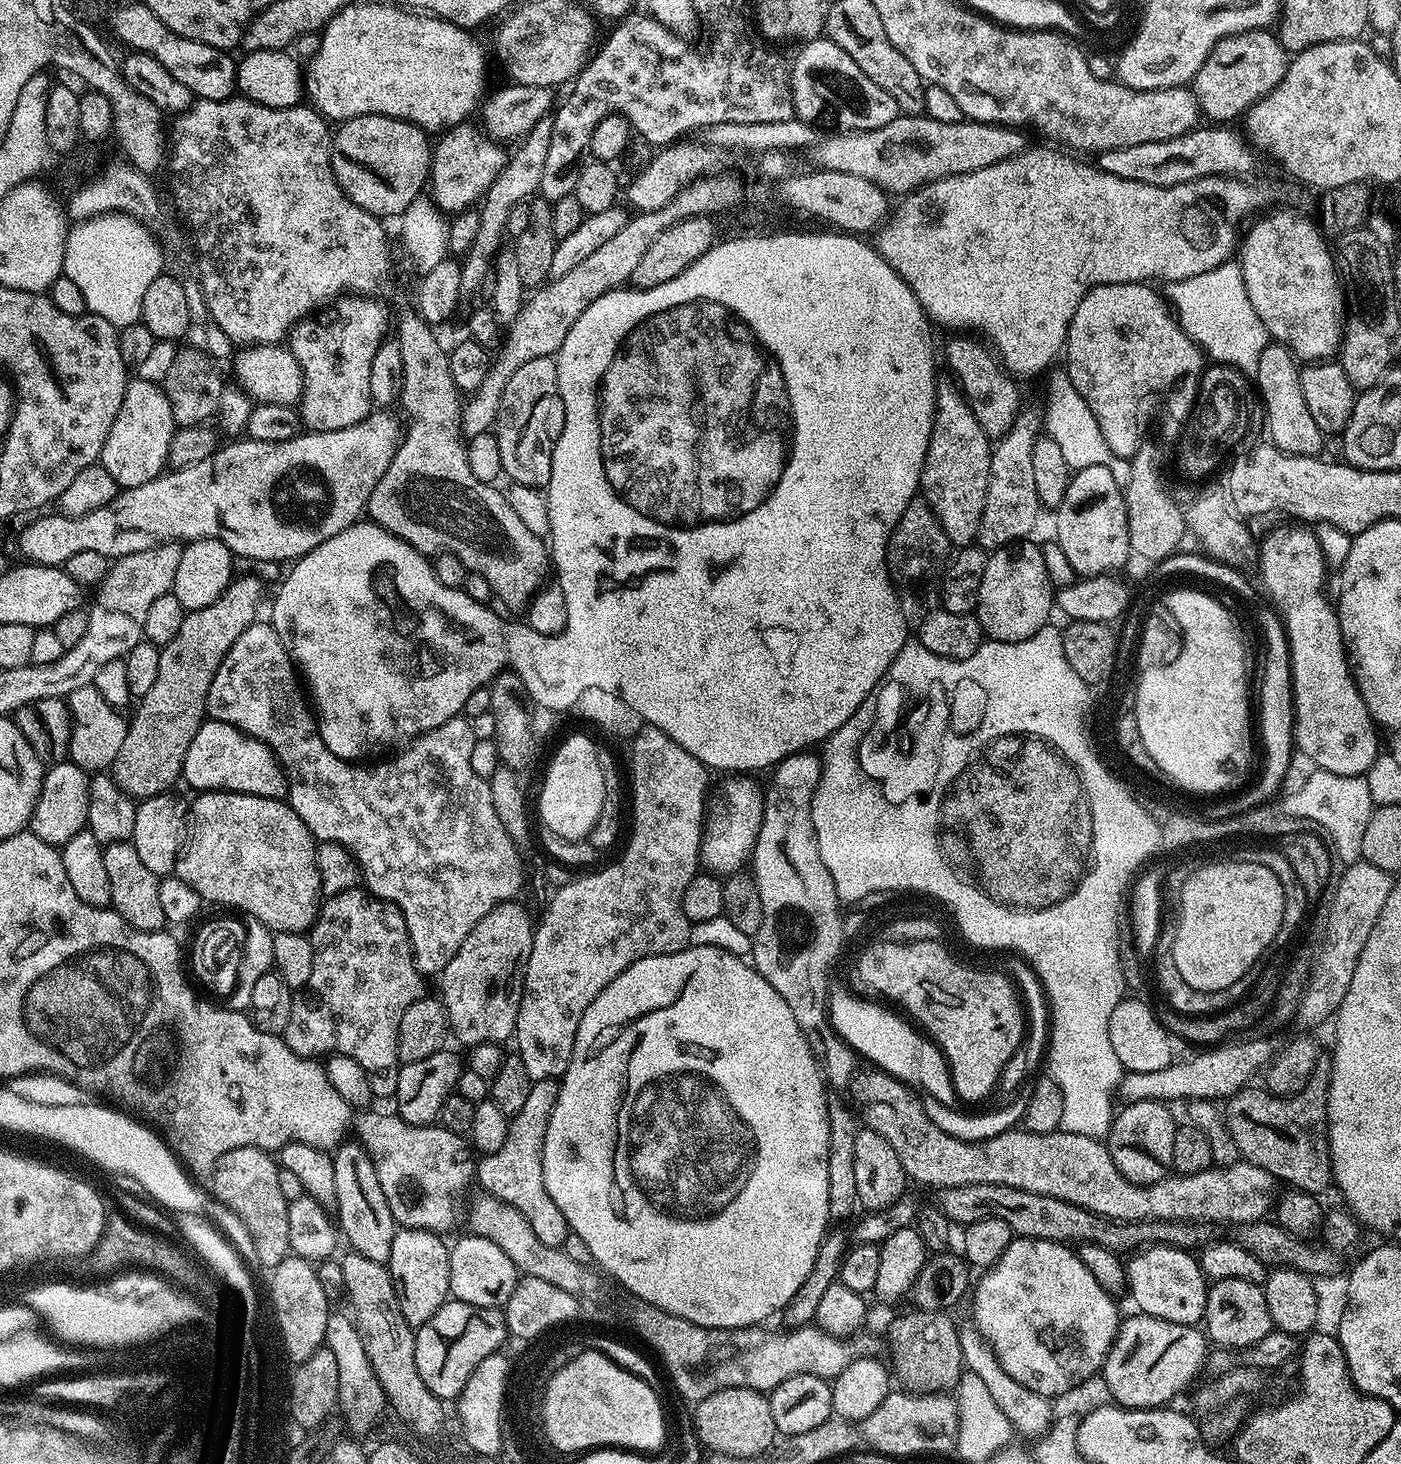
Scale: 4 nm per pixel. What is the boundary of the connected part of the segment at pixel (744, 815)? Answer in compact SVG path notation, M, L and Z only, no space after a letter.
M728 778L704 825L702 860L713 873L731 874L745 867L756 846L764 813L764 792L752 778Z

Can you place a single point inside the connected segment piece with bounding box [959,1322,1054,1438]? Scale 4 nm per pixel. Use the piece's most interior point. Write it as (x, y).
(1030, 1413)

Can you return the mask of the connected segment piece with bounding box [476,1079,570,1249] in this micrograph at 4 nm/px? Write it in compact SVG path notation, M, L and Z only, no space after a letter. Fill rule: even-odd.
M559 1079L537 1080L533 1083L522 1110L518 1110L508 1121L506 1143L499 1150L485 1152L476 1160L476 1180L485 1188L484 1192L489 1197L508 1203L518 1210L530 1222L540 1242L563 1249L570 1229L562 1210L558 1210L558 1202L554 1202L554 1198L550 1198L550 1190L546 1190L542 1170L546 1126L550 1126L550 1114L554 1114L559 1093Z

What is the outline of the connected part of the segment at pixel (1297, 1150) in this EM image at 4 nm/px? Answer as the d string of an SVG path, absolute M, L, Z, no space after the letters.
M1320 1054L1316 1057L1312 1077L1298 1094L1281 1098L1269 1095L1263 1087L1249 1086L1231 1097L1226 1104L1226 1119L1230 1134L1234 1138L1234 1146L1238 1146L1241 1157L1247 1163L1266 1170L1277 1181L1285 1180L1285 1185L1298 1188L1301 1192L1321 1194L1328 1187L1331 1189L1334 1184L1332 1154L1328 1145L1328 1091L1331 1077L1331 1059Z

